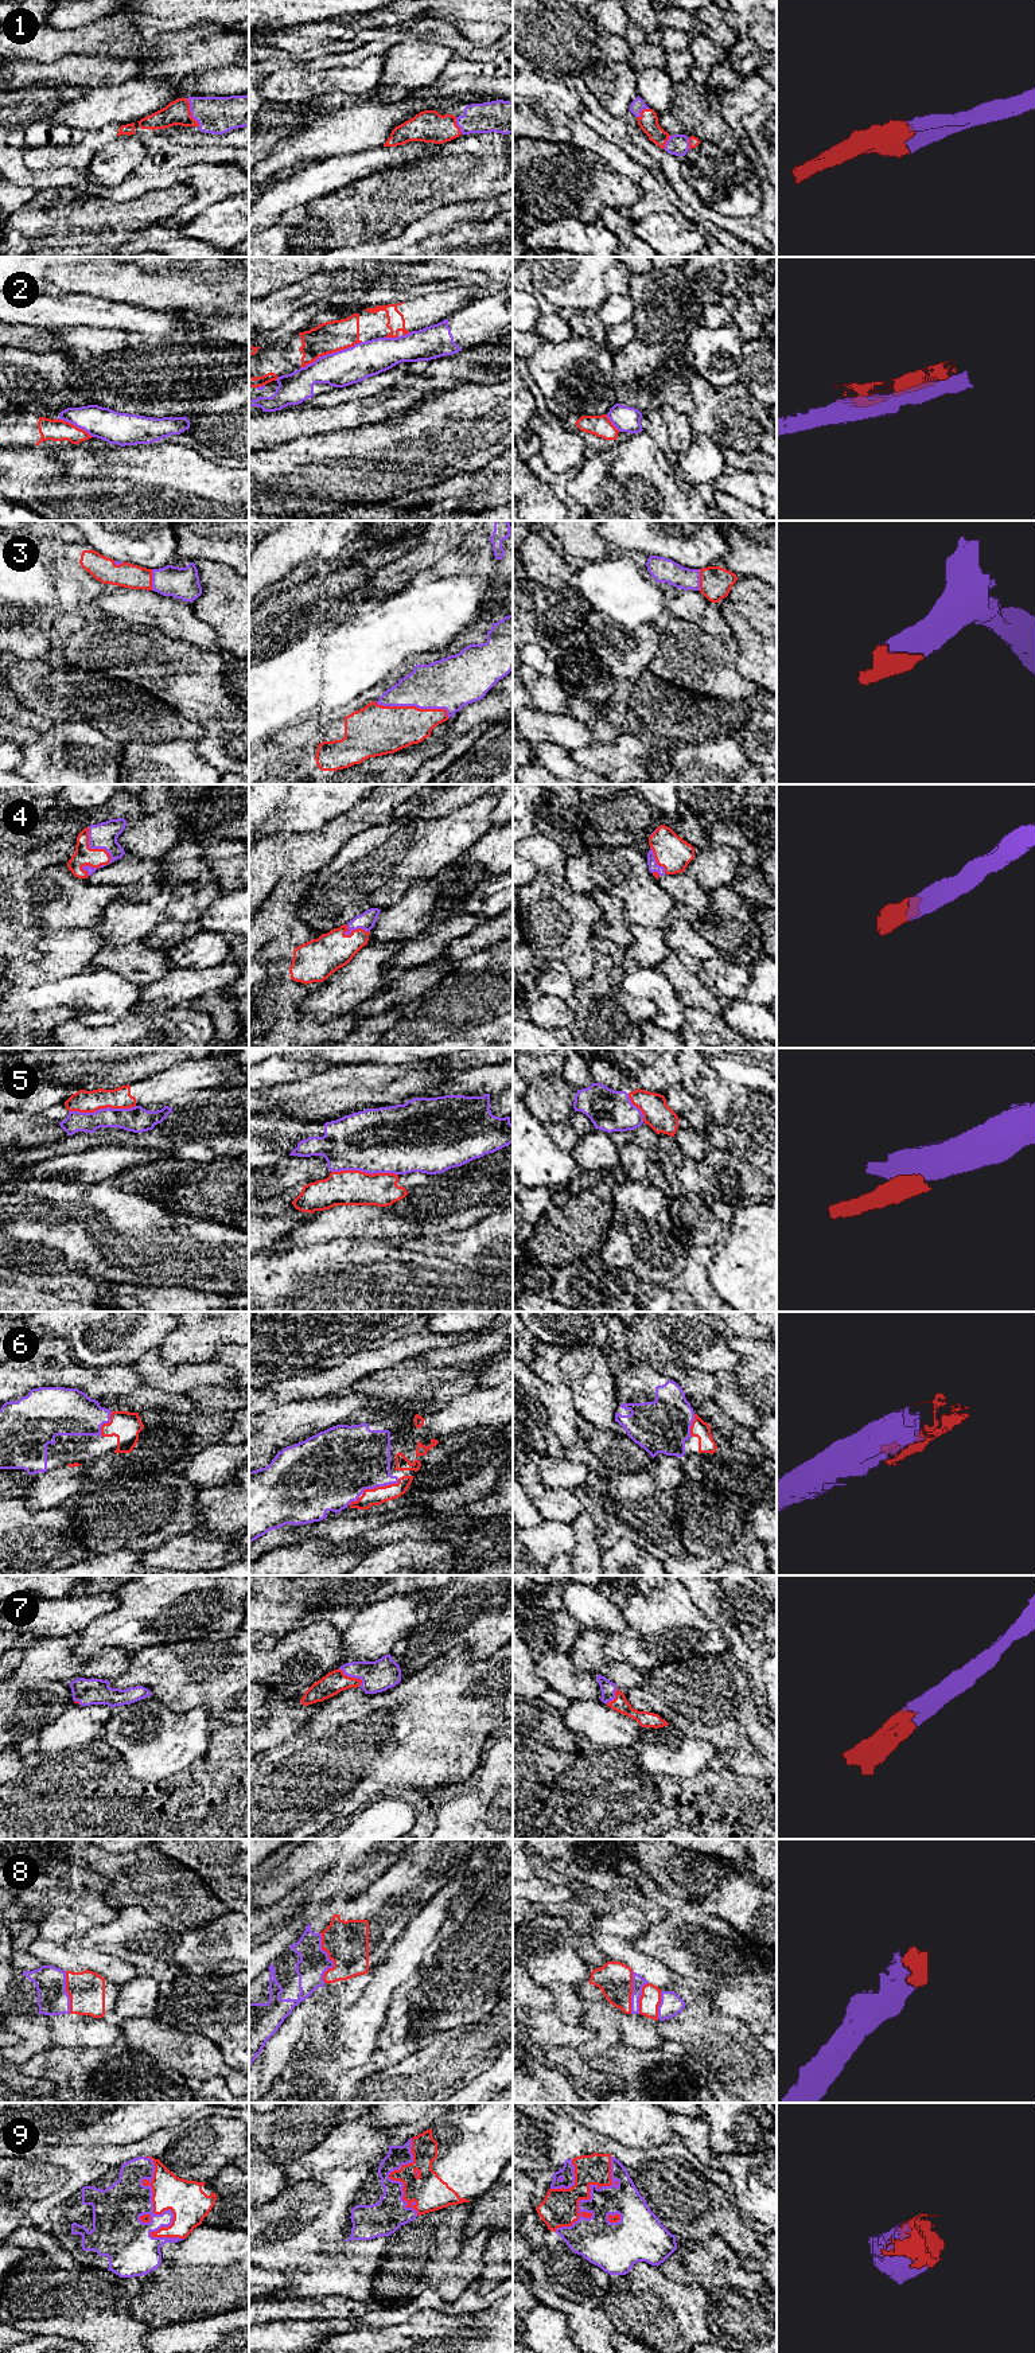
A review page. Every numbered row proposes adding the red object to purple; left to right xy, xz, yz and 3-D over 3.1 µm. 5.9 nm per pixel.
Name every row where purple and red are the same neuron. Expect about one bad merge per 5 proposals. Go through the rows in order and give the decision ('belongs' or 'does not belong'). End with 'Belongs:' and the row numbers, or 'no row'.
1: belongs
2: does not belong
3: belongs
4: belongs
5: does not belong
6: belongs
7: belongs
8: belongs
9: belongs
Belongs: 1, 3, 4, 6, 7, 8, 9

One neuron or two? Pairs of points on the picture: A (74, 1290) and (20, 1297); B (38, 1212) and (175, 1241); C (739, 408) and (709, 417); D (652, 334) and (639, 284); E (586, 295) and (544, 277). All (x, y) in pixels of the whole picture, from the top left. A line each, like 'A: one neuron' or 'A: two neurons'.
A: one neuron
B: one neuron
C: one neuron
D: one neuron
E: one neuron

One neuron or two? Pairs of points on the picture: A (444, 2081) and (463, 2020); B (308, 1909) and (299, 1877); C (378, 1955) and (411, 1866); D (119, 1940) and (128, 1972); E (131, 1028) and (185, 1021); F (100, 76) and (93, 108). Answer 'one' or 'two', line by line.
A: two
B: two
C: one
D: two
E: one
F: two

